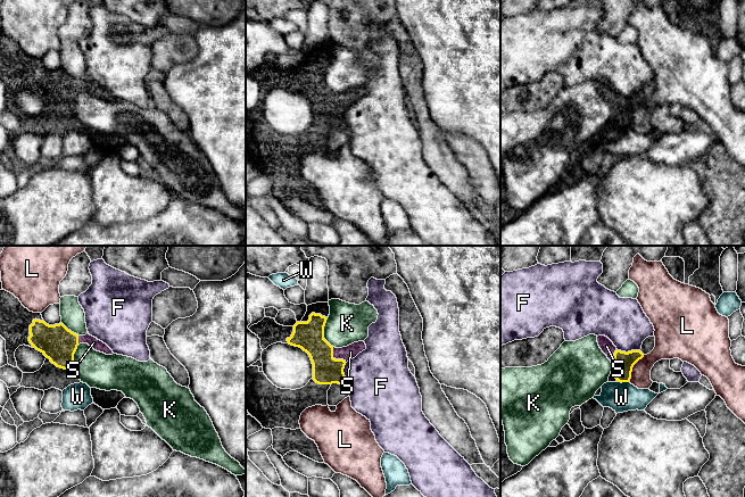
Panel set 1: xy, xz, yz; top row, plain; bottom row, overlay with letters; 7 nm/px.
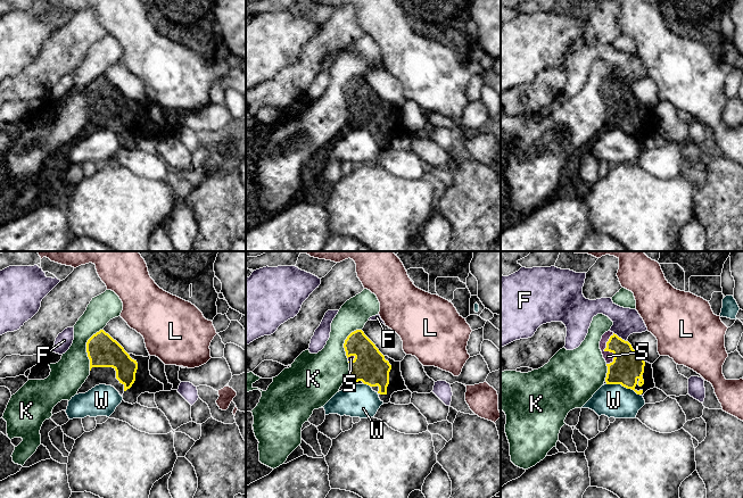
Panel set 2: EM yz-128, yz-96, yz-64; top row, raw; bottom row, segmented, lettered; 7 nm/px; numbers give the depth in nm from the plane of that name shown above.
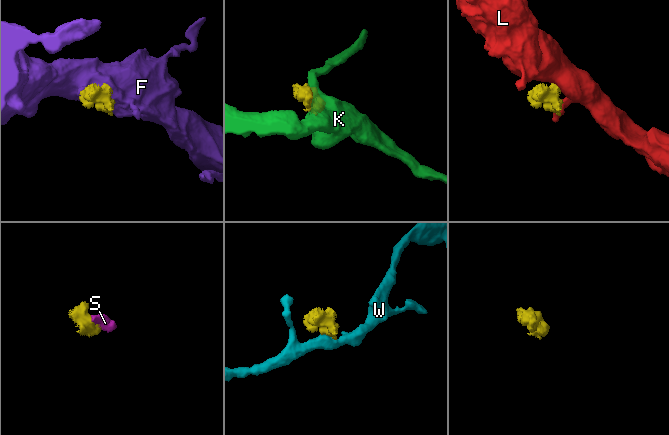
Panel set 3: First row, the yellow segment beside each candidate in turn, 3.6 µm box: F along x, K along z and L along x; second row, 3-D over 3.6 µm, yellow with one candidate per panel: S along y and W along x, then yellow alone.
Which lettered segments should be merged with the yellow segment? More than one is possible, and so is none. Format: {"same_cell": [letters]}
{"same_cell": ["S"]}

